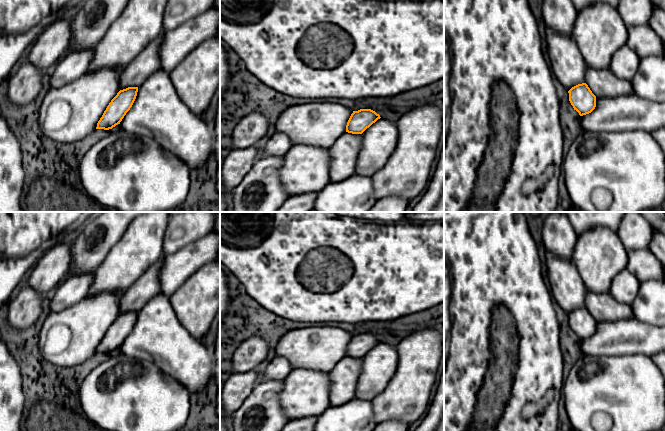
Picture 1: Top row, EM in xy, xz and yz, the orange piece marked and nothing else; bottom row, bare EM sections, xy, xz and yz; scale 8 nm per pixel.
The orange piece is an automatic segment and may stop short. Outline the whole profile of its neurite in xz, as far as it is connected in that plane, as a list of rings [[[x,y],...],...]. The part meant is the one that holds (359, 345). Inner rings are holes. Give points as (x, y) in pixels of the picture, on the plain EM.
[[[371,333],[353,335],[347,346],[346,356],[352,358],[362,358],[380,342],[380,339]]]

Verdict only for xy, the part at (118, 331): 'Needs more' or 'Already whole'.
Already whole

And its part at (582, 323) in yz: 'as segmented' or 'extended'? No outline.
as segmented

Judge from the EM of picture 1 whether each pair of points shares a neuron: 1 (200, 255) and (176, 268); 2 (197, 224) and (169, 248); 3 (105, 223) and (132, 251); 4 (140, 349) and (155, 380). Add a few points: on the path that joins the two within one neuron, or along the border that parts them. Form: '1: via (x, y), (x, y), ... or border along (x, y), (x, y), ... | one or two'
1: via (194, 256), (182, 264) | one
2: via (190, 227), (176, 241) | one
3: border along (132, 222), (105, 257) | two
4: border along (124, 354), (152, 361), (166, 374) | two

